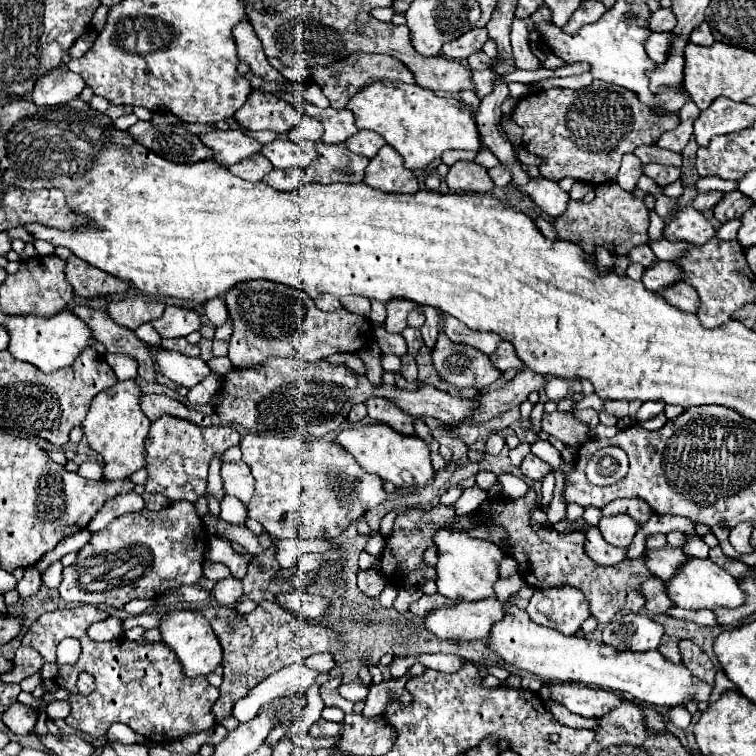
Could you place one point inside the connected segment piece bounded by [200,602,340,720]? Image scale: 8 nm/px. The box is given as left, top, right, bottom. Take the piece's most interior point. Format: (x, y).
(255, 645)

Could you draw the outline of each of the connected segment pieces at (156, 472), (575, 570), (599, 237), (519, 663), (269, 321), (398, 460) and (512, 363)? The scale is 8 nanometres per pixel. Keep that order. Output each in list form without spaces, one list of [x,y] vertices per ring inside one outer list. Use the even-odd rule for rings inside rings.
[[[162,416],[150,426],[150,434],[146,438],[146,492],[148,494],[164,494],[170,502],[188,500],[196,502],[206,492],[206,476],[208,464],[214,454],[222,454],[230,446],[238,446],[240,432],[230,426],[210,426],[202,428],[172,416]]]
[[[528,490],[526,498],[520,500],[486,500],[480,506],[480,516],[484,522],[494,520],[508,532],[508,548],[506,554],[516,558],[518,572],[524,576],[526,584],[546,590],[546,588],[562,588],[572,586],[584,592],[590,602],[590,614],[600,622],[612,622],[614,616],[624,610],[640,612],[644,606],[644,598],[638,592],[638,586],[648,580],[652,574],[646,570],[644,560],[622,560],[614,566],[600,566],[588,560],[584,554],[584,534],[580,530],[572,534],[560,534],[548,526],[530,526],[530,512],[536,508],[536,494]]]
[[[608,182],[596,186],[596,198],[588,204],[582,200],[568,200],[564,216],[554,220],[554,230],[560,240],[574,242],[590,260],[594,260],[596,246],[612,252],[614,256],[626,256],[636,244],[648,242],[648,224],[650,218],[644,202],[622,190],[616,182]]]
[[[508,608],[504,620],[496,622],[490,632],[490,648],[510,666],[526,670],[542,680],[578,682],[584,686],[604,688],[612,692],[630,694],[630,698],[642,700],[652,706],[684,706],[692,700],[704,702],[710,696],[710,684],[696,678],[684,664],[672,664],[658,650],[652,652],[628,652],[612,648],[604,642],[564,636],[552,628],[538,626],[530,616],[518,608]]]
[[[270,280],[236,284],[226,294],[226,306],[234,320],[234,334],[228,350],[234,368],[250,368],[262,364],[270,356],[316,362],[338,352],[356,352],[370,340],[370,322],[364,316],[344,308],[322,312],[304,292]]]
[[[386,424],[372,426],[348,426],[336,438],[336,442],[356,458],[356,462],[372,474],[378,474],[382,480],[394,482],[396,488],[422,488],[434,478],[434,468],[430,462],[430,448],[418,436],[396,434]]]
[[[502,340],[502,342],[498,344],[498,350],[496,350],[494,354],[490,354],[490,360],[492,360],[492,364],[494,364],[500,372],[504,372],[504,370],[508,370],[508,368],[524,368],[524,364],[522,364],[522,360],[516,356],[512,344],[506,342],[506,340]]]

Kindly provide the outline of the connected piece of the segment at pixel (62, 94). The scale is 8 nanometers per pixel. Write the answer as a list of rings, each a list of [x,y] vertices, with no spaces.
[[[54,68],[36,82],[36,88],[30,92],[30,100],[40,106],[56,106],[76,98],[82,90],[84,80],[80,80],[80,76],[70,70]]]

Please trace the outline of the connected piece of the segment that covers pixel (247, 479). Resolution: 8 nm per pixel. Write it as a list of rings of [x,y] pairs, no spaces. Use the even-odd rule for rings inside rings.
[[[242,460],[224,462],[220,468],[220,476],[222,476],[224,492],[230,496],[236,496],[244,504],[248,504],[248,500],[252,498],[252,492],[254,492],[254,478],[250,474],[248,464],[244,464]]]

